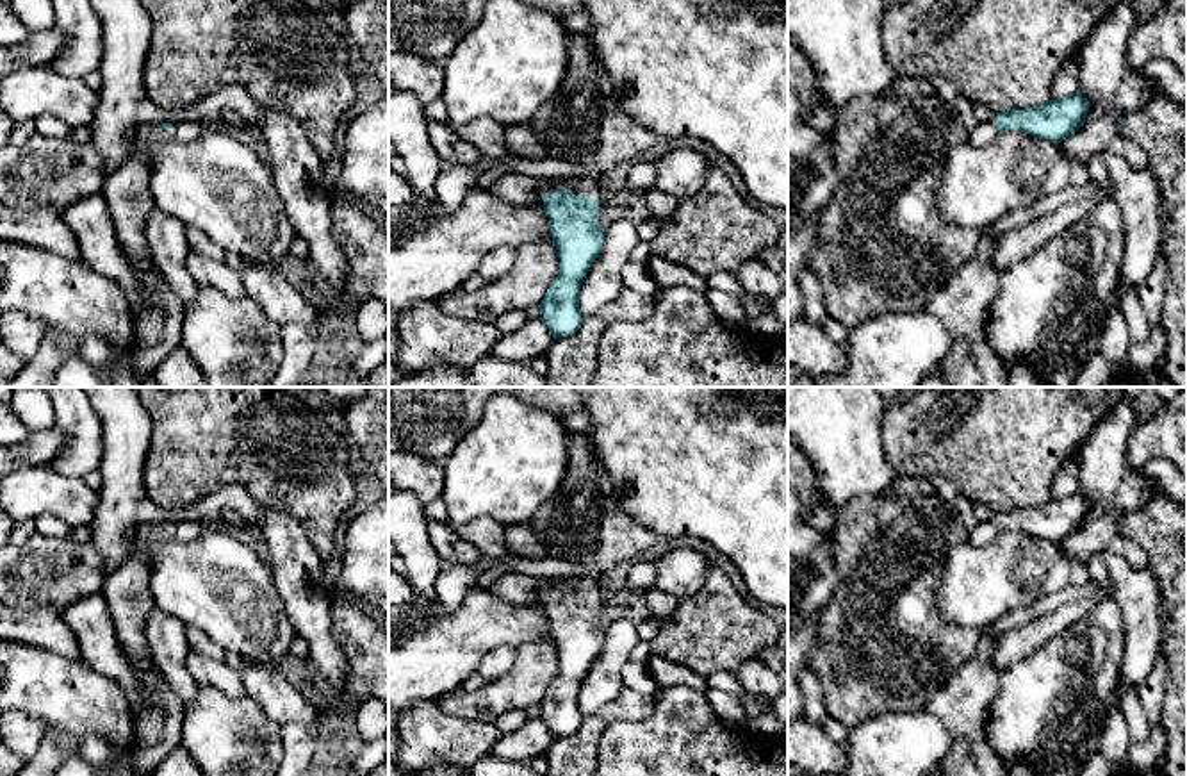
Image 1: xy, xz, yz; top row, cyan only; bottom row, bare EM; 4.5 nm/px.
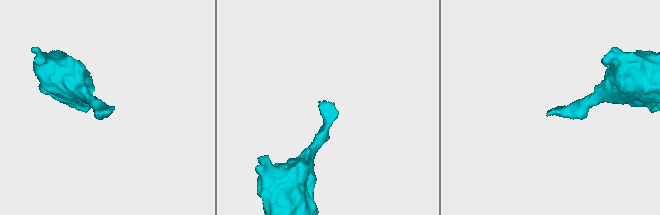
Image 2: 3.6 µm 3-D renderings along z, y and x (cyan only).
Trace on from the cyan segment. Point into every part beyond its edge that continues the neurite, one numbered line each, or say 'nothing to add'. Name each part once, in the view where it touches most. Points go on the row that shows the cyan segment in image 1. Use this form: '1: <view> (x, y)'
1: xz (581, 186)

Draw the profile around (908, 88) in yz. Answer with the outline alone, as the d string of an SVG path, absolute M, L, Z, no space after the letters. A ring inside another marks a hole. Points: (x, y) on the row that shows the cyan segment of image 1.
M898 77L891 89L888 91L889 96L913 100L923 95L929 89L923 78L914 77Z

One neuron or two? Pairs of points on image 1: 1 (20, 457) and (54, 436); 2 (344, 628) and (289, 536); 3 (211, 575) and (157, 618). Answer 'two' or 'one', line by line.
1: one
2: two
3: two

